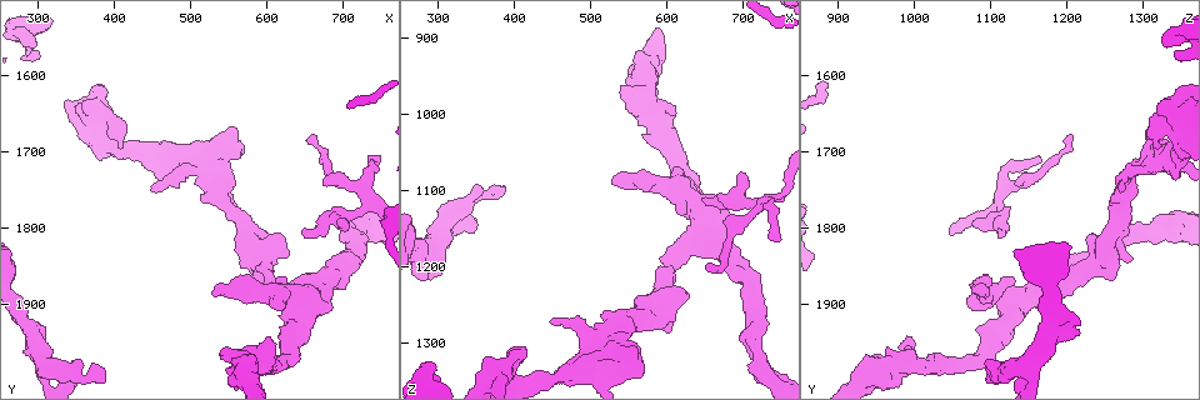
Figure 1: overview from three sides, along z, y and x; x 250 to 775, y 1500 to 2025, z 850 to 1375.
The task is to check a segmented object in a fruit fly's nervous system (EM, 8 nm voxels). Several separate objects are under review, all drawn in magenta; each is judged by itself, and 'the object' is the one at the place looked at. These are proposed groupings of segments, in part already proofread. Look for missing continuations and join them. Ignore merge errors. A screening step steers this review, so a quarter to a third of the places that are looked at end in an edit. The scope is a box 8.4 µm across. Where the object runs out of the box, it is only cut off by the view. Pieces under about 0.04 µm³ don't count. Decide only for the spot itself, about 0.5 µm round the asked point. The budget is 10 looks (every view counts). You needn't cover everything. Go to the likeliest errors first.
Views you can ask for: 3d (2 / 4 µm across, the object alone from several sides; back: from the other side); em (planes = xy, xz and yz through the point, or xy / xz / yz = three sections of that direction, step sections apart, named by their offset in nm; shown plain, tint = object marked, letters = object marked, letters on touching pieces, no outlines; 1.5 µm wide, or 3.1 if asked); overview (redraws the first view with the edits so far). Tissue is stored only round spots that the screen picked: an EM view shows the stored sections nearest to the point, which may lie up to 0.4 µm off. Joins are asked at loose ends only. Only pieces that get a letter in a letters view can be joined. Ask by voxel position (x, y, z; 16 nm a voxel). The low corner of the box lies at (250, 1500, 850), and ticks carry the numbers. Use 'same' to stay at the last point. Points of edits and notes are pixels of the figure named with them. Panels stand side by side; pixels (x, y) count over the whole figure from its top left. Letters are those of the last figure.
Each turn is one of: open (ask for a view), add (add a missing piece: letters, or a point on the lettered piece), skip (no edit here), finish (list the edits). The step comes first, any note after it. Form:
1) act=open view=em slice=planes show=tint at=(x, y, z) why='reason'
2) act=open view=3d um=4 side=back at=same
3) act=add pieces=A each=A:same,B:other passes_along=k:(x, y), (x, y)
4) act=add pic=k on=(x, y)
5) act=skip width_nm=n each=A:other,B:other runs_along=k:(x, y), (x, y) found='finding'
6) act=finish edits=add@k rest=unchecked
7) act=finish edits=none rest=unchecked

act=open view=em slice=planes show=letters at=(655, 1685, 1200) why='free end'

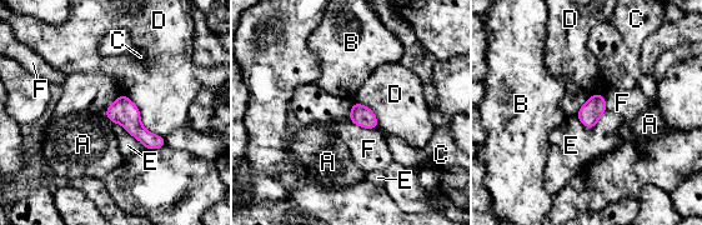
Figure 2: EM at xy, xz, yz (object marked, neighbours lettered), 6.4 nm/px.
act=skip each=A:other,B:other,C:other,D:other,E:other,F:other border=2:(104, 113), (113, 123) found='no lettered piece goes on from it'

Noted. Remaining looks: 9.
act=open view=3d um=2 at=(300, 1560, 1330) why='an open end'

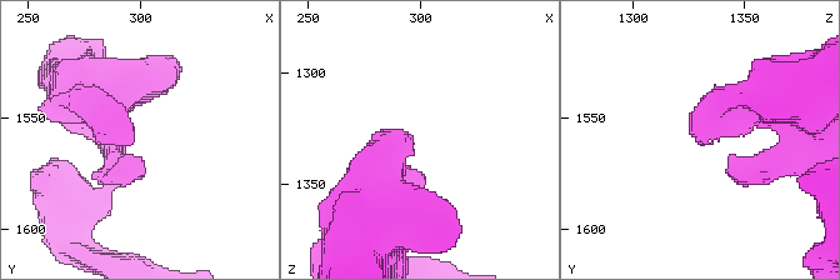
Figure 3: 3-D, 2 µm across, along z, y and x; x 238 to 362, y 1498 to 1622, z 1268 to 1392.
act=open view=em slice=xy step=4 show=tint at=(296, 1555, 1328) why='now the EM'

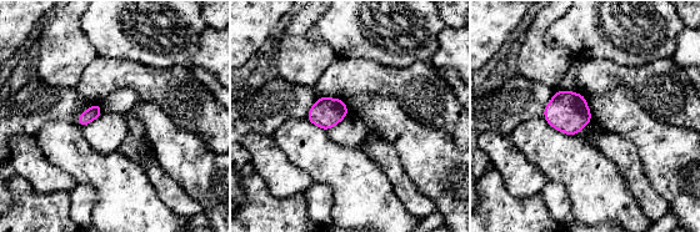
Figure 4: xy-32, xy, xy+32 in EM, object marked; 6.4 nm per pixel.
act=open view=em slice=planes show=letters at=same why='another direction'

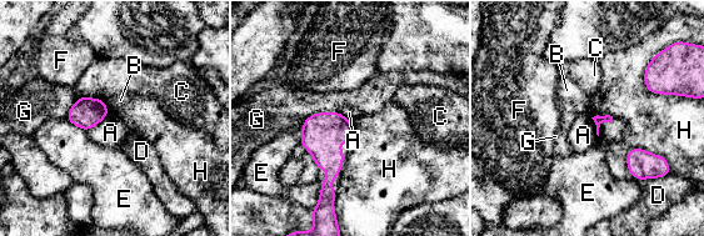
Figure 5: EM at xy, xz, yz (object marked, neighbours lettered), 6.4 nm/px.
act=skip each=A:other,B:other,C:other,D:other,E:other,F:other,G:other,H:other border=5:(109, 111), (95, 125), (85, 130) found='no lettered piece goes on from it'

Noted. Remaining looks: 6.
act=open view=3d um=2 at=(605, 1945, 995) why='branch stops here'

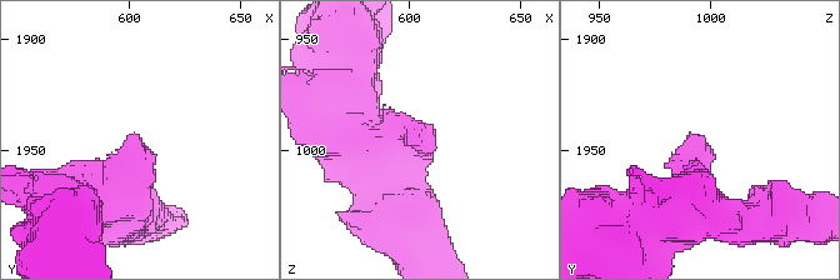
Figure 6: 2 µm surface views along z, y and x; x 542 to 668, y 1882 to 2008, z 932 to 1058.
act=open view=em slice=xy step=8 show=letters at=(608, 1949, 998) why='need the tissue'

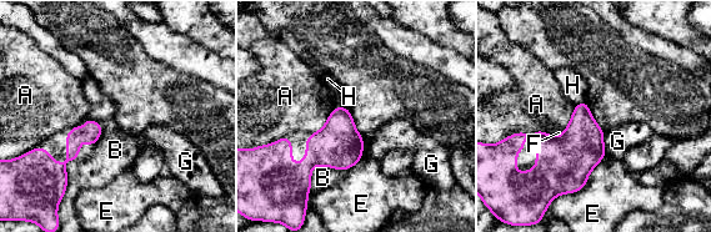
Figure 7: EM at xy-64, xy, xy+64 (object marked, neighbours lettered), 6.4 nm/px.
act=open view=em slice=planes show=letters at=same

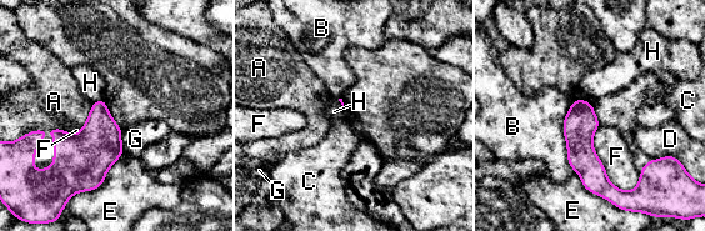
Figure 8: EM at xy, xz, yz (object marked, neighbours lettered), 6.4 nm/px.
act=skip longest_contact=F:480nm each=A:other,B:other,C:other,D:other,E:other,F:other,G:other,H:other border=8:(591, 104), (600, 124) found='no lettered piece goes on from it'

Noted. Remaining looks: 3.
act=open view=em slice=xy step=8 show=plain at=(285, 1930, 1215) why='free end'

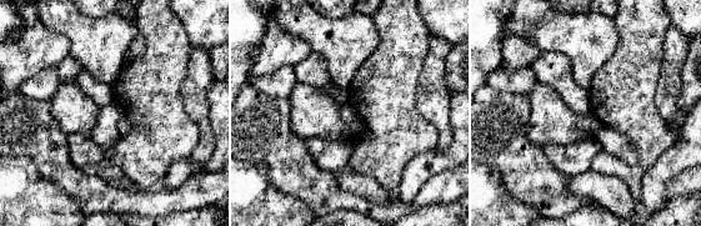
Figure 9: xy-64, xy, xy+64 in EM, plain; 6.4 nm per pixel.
act=open view=em slice=xy step=8 show=letters at=same why='what lies round it'

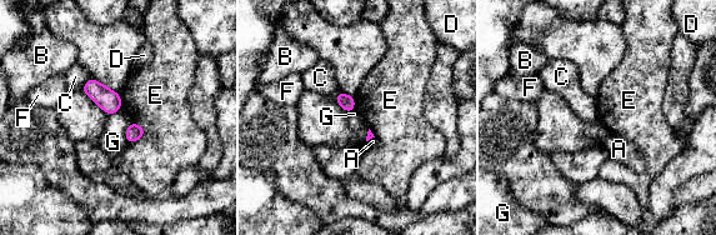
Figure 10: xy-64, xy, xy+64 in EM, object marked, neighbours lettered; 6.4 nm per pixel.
act=skip longest_contact=E:160nm each=A:other,B:other,C:other,D:other,E:other,F:other,G:other found='no lettered piece goes on from it'

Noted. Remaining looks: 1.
act=finish edits=none rest=unchecked

